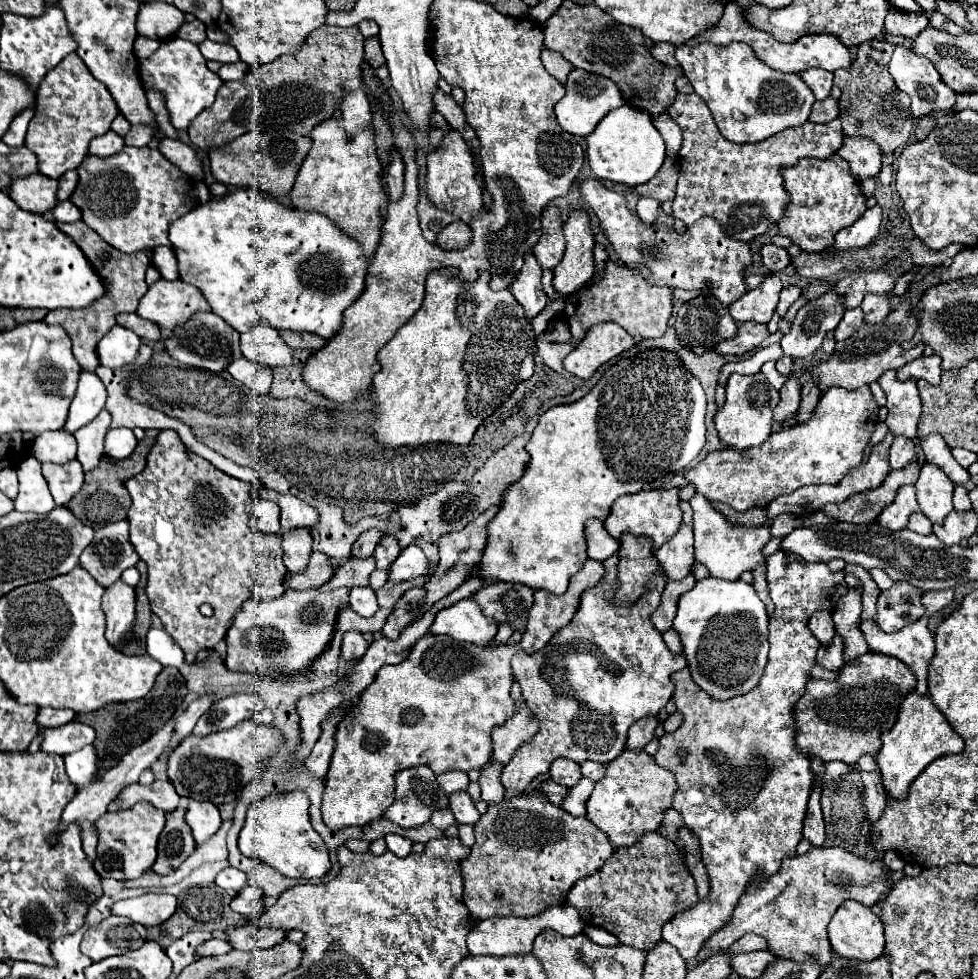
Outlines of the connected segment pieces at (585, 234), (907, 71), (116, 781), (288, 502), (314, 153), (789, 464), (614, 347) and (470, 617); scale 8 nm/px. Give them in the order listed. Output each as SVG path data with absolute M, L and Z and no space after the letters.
M583 210L569 212L569 220L563 226L563 232L567 240L567 250L557 268L553 268L553 288L563 298L567 298L581 290L595 274L595 240L589 228L589 216Z
M895 46L891 62L889 62L889 72L895 80L895 86L911 98L913 116L943 112L943 110L949 110L955 106L955 92L949 86L945 86L945 82L941 80L941 76L937 74L933 64L929 60L925 60L923 56L915 54L913 50L903 48L903 46Z
M172 716L164 726L161 726L161 730L157 730L157 734L153 734L149 740L143 742L141 746L129 750L129 754L125 754L125 758L121 758L121 762L119 762L115 768L107 770L97 782L79 788L77 796L67 804L67 808L65 808L65 812L63 812L63 826L71 824L71 822L77 822L77 824L83 828L83 844L87 846L87 856L89 856L89 860L95 860L95 846L97 846L97 832L95 832L95 828L93 828L95 820L101 818L101 816L107 812L109 802L115 800L117 794L119 794L125 786L135 784L137 778L141 776L141 772L147 770L147 768L171 746L171 738L173 738L173 730L175 730L175 718L176 716Z
M259 486L251 494L255 500L273 500L281 508L281 530L295 530L295 528L313 528L317 524L317 510L303 500L279 494L275 490L267 490Z
M353 90L341 98L341 118L327 118L321 126L313 128L313 146L295 178L291 190L293 208L315 210L329 216L339 228L361 242L365 256L373 258L381 242L383 208L389 196L381 184L381 162L375 152L375 130L371 124L373 112L367 92Z
M829 386L809 422L773 432L769 440L757 448L709 452L705 460L685 472L685 478L707 500L725 502L737 512L753 506L765 508L771 500L807 484L837 484L847 470L861 464L865 446L877 424L877 412L879 406L869 386L857 390Z
M607 322L593 326L579 346L565 358L567 372L581 380L589 380L599 366L635 346L635 338L621 326Z
M461 600L437 612L429 630L433 636L451 636L457 642L473 642L475 646L489 646L497 634L497 624L487 618L477 602Z

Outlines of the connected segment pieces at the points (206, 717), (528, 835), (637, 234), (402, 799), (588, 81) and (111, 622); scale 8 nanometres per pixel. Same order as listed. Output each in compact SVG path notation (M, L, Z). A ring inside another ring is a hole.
M257 692L253 694L235 694L217 700L195 724L193 734L207 736L211 732L221 732L237 722L243 722L247 718L253 718L257 712L265 708L261 696Z
M533 790L523 796L515 796L501 804L491 804L489 810L475 824L477 842L471 848L471 854L461 862L465 894L463 902L469 912L477 918L491 916L535 916L547 908L565 902L571 886L585 876L597 872L605 860L614 852L609 839L595 824L585 816L571 816L563 808L553 806L541 792Z
M585 178L579 192L599 218L601 232L611 242L621 264L629 270L639 270L649 284L683 290L707 290L705 296L713 296L725 306L739 300L749 290L745 284L745 270L753 262L751 248L747 242L729 238L715 218L701 218L683 232L677 232L675 228L667 228L659 222L645 224L627 208L623 194L605 188L597 178Z
M415 766L415 768L401 770L395 776L395 782L397 782L395 802L383 814L383 818L391 820L393 824L403 826L403 828L417 828L417 826L427 824L433 812L447 808L447 802L449 802L447 794L439 788L439 784L437 784L435 774L431 772L431 768L427 768L427 766Z
M573 70L569 74L565 88L567 88L567 94L555 104L555 114L557 114L557 122L561 124L561 128L575 136L589 136L603 116L607 116L611 110L625 104L623 94L617 88L617 84L613 84L605 76L597 76L585 70Z
M117 580L103 594L103 610L107 616L105 638L109 644L119 644L131 632L135 620L135 590L133 586Z

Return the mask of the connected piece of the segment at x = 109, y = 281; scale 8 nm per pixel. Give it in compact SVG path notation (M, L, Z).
M83 220L73 222L73 224L55 222L55 226L81 248L85 258L89 258L89 264L93 266L93 270L97 270L97 274L101 274L101 280L105 282L105 294L101 298L97 298L97 302L93 302L93 306L89 306L85 310L49 310L45 316L45 322L63 326L73 342L73 356L77 358L81 368L95 370L99 366L99 358L95 354L97 342L117 324L115 316L119 312L135 312L139 298L147 292L145 270L149 266L149 256L145 252L123 254L123 252L115 250L113 246L103 242L99 238L99 234L95 230L91 230Z

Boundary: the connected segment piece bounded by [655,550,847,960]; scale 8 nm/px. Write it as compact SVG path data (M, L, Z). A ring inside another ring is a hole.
M781 550L775 552L773 556L767 558L767 582L769 582L769 592L771 592L771 600L775 604L775 612L771 616L771 622L769 622L769 644L771 644L771 650L769 650L769 662L765 666L765 674L761 676L761 682L757 684L757 690L751 690L749 694L743 694L743 696L737 696L737 698L729 698L725 702L715 702L713 698L709 698L709 694L705 694L691 678L689 674L689 668L683 668L679 672L675 672L671 678L675 682L675 694L673 694L673 700L677 704L677 710L683 712L685 720L683 724L671 732L671 734L663 734L659 738L659 750L655 752L655 760L659 766L671 770L675 774L675 782L677 782L677 792L675 792L675 798L673 798L673 808L677 812L681 812L683 820L685 820L685 826L691 828L695 832L695 836L699 838L699 844L701 844L701 858L703 858L703 864L707 868L707 874L709 874L709 880L711 880L711 894L707 896L705 904L697 904L693 906L693 910L687 910L687 912L681 912L677 914L675 918L671 918L665 926L663 926L663 940L669 942L671 946L675 946L679 950L679 954L685 958L685 960L693 960L697 956L697 950L703 946L703 942L713 934L717 932L725 922L729 922L741 894L745 892L747 884L751 882L751 878L761 872L761 874L775 874L781 866L781 860L783 858L791 858L795 856L795 848L801 840L801 828L803 828L803 820L805 820L805 814L807 814L807 800L811 796L811 790L817 782L817 776L815 772L811 770L810 759L807 756L803 756L801 752L795 750L795 720L793 720L793 706L797 704L797 700L801 698L801 690L805 690L805 682L809 680L809 672L811 668L815 666L815 652L819 648L819 642L815 640L815 636L811 634L811 630L807 628L807 622L809 622L809 616L815 612L815 610L829 610L831 608L831 596L837 598L841 594L847 592L847 586L845 586L845 574L843 572L831 572L829 566L825 562L815 562L815 564L807 564L807 562L797 562L797 560L787 560L787 554L783 554ZM679 750L685 750L687 754L685 756L679 756Z

